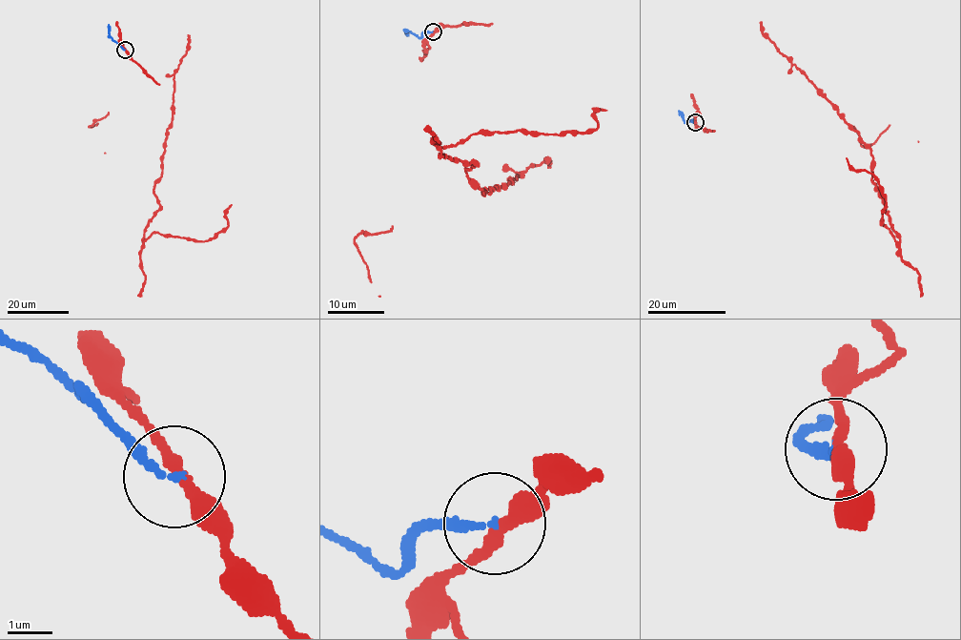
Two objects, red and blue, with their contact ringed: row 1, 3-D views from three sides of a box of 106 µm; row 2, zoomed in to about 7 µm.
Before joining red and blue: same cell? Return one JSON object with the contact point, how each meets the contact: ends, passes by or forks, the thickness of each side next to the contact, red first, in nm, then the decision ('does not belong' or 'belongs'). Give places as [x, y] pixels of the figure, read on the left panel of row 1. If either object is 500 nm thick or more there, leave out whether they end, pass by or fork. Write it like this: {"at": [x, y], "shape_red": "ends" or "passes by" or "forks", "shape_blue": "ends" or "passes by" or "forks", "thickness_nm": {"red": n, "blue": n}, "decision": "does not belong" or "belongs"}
{"at": [125, 50], "shape_red": "passes by", "shape_blue": "ends", "thickness_nm": {"red": 280, "blue": 170}, "decision": "does not belong"}

